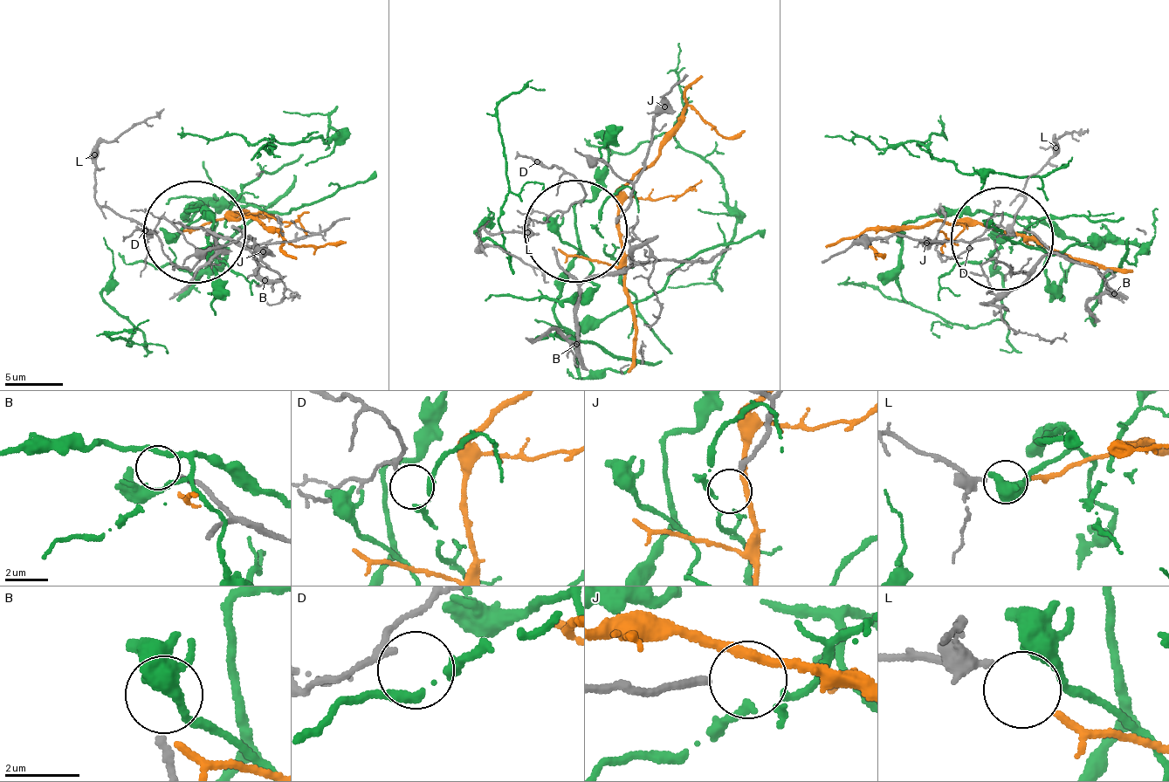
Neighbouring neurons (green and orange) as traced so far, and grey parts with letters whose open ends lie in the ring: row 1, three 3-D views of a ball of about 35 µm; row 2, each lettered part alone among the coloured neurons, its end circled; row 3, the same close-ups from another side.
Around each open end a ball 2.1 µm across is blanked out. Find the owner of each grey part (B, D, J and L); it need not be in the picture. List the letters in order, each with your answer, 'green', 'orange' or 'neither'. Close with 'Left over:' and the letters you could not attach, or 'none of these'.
B: neither
D: green
J: neither
L: orange
Left over: B, J

